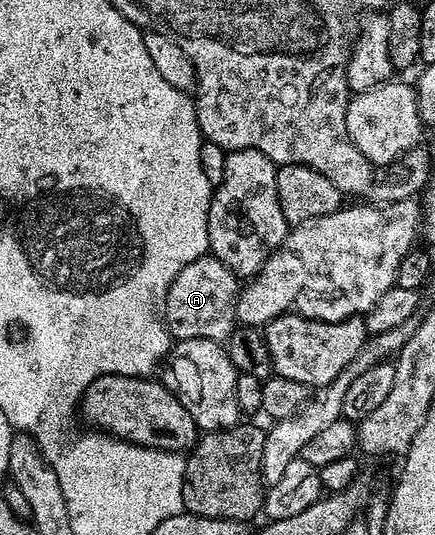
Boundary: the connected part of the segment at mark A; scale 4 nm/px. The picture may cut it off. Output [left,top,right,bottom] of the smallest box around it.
[166,256,238,343]

